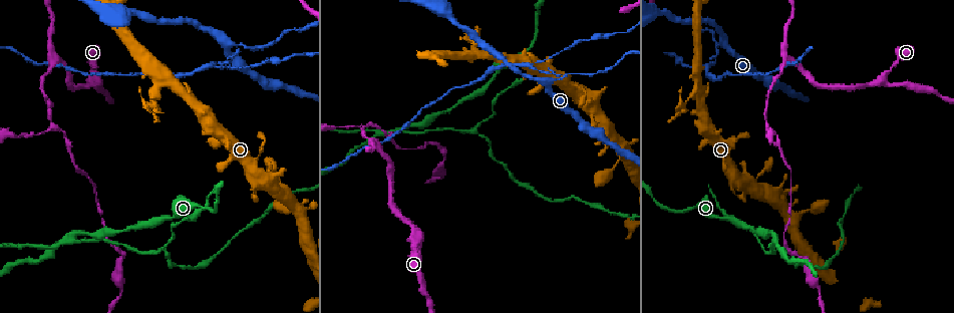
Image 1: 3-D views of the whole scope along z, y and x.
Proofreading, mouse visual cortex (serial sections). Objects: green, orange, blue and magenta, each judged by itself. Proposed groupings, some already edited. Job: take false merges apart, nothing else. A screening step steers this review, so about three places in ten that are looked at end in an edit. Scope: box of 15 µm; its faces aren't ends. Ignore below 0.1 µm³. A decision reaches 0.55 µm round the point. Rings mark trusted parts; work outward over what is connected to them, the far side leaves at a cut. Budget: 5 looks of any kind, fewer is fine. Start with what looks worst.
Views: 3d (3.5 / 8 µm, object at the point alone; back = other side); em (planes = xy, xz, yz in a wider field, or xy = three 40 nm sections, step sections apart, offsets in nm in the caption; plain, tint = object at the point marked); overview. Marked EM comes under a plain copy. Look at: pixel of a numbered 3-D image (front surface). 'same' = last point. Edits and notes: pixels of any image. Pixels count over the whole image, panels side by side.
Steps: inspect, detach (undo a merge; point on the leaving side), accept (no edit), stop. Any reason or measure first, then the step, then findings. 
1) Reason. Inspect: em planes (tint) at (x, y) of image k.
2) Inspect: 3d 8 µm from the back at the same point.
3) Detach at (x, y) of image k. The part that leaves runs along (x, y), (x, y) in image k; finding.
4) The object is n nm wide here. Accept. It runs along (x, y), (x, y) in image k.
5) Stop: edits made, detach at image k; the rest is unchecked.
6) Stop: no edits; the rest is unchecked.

Two arms at a narrow angle. Inspect: 3d 3.5 µm at (75, 236) of image 1.

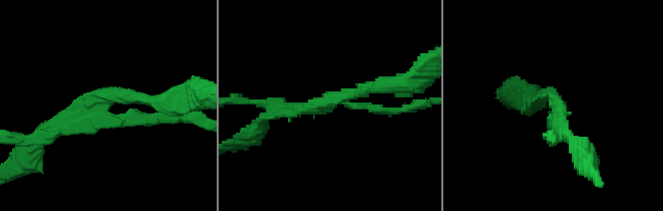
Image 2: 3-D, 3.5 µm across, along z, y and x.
3 arms meet here; the arms are 150, 200, 200 nm wide. Inspect: em xy step 3 (tint) at (105, 102) of image 2.

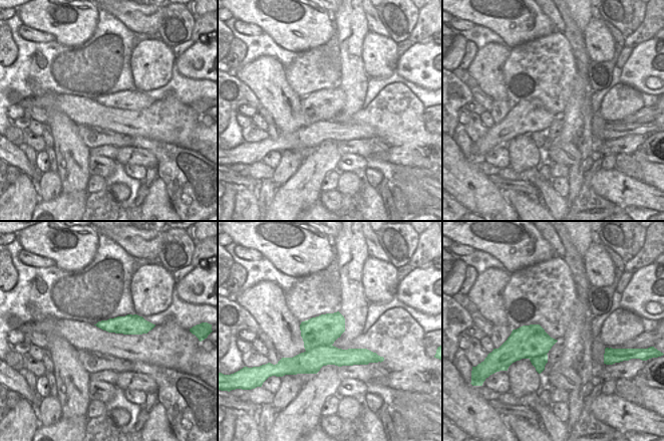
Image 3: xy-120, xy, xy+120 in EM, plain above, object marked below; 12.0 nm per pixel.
Detach at (141, 120) of image 2. The part that leaves runs along (107, 116), (203, 123) in image 2; a second cell is stuck on.

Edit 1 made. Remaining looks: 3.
Branch point. Inspect: 3d 3.5 µm at (564, 77) of image 1.

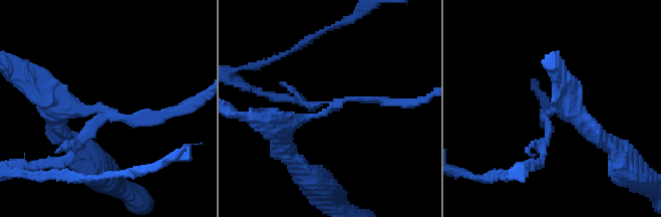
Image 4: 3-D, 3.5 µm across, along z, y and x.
3 arms meet here; the arms are 150, 150, 300 nm wide. Inspect: em planes (tint) at (333, 109) of image 4.

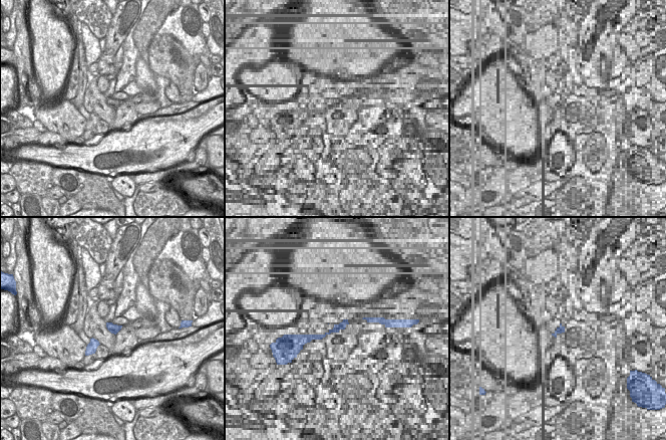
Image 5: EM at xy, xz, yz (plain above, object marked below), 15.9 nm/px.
Detach at (376, 99) of image 4. The part that leaves runs along (332, 102), (307, 104), (252, 89) in image 4; a second cell is stuck on.

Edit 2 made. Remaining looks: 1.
Stop: edits made, detach at image 2, detach at image 4; the rest is unchecked.

